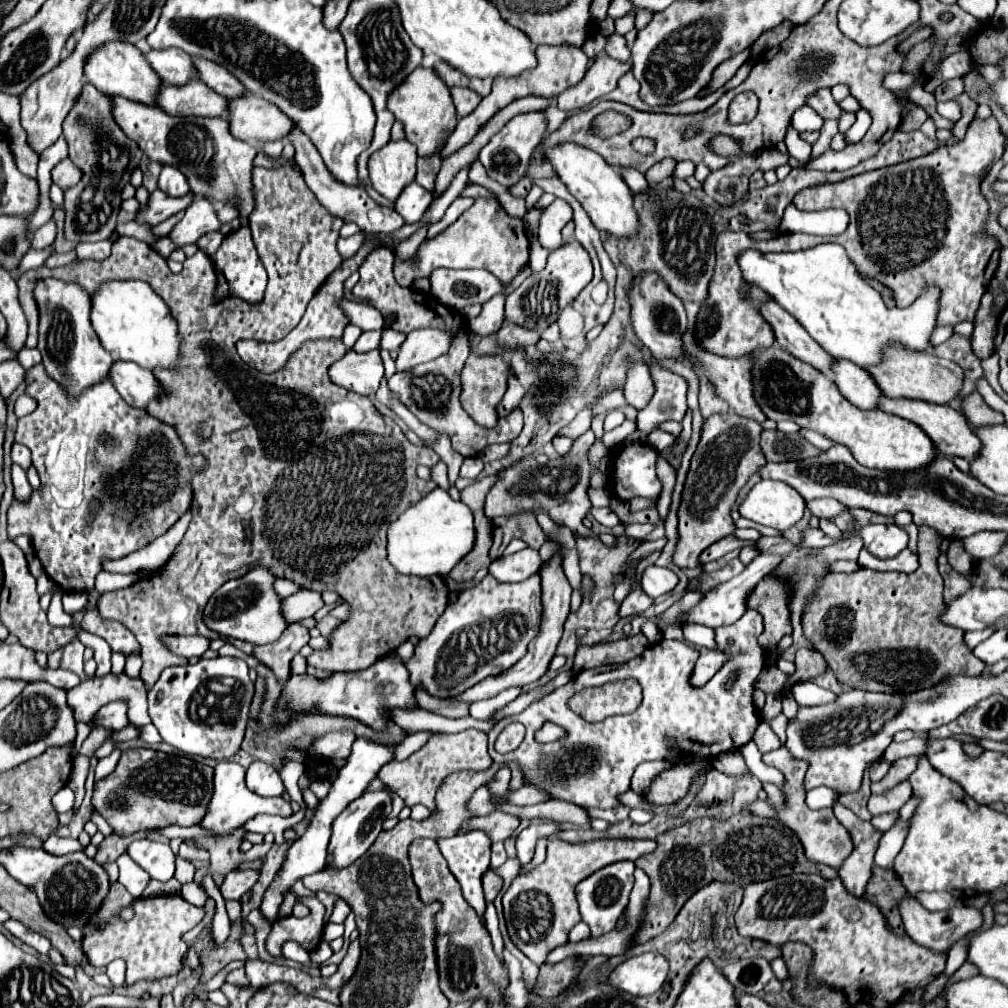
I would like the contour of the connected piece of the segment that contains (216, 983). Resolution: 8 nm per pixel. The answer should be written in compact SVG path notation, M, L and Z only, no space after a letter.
M236 960L236 961L230 962L222 970L220 970L218 974L216 974L216 976L214 976L212 980L208 982L208 984L204 984L204 990L220 990L220 988L222 988L222 984L224 984L224 981L227 975L233 969L236 969L242 966L244 966L244 960Z

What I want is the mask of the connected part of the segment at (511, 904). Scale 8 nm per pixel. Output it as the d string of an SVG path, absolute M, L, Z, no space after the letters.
M550 838L546 860L528 874L518 876L504 894L504 918L512 942L534 964L542 966L554 948L568 944L568 932L580 922L578 902L574 896L576 884L608 864L618 860L638 860L640 856L650 854L654 848L654 840L598 838L572 844L560 838Z

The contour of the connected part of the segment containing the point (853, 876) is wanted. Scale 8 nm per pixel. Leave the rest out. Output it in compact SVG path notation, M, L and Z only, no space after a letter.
M840 802L834 806L836 818L842 822L842 826L850 832L854 850L852 854L844 860L840 868L840 878L848 892L856 894L858 898L864 896L864 886L870 878L870 870L874 866L874 852L878 848L878 842L882 838L882 832L876 830L870 822L860 820L854 812L844 808Z

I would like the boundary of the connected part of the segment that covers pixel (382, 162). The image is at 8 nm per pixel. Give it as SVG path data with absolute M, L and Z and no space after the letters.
M408 140L388 142L382 150L372 154L368 160L368 170L374 190L392 202L400 192L416 178L416 146Z

